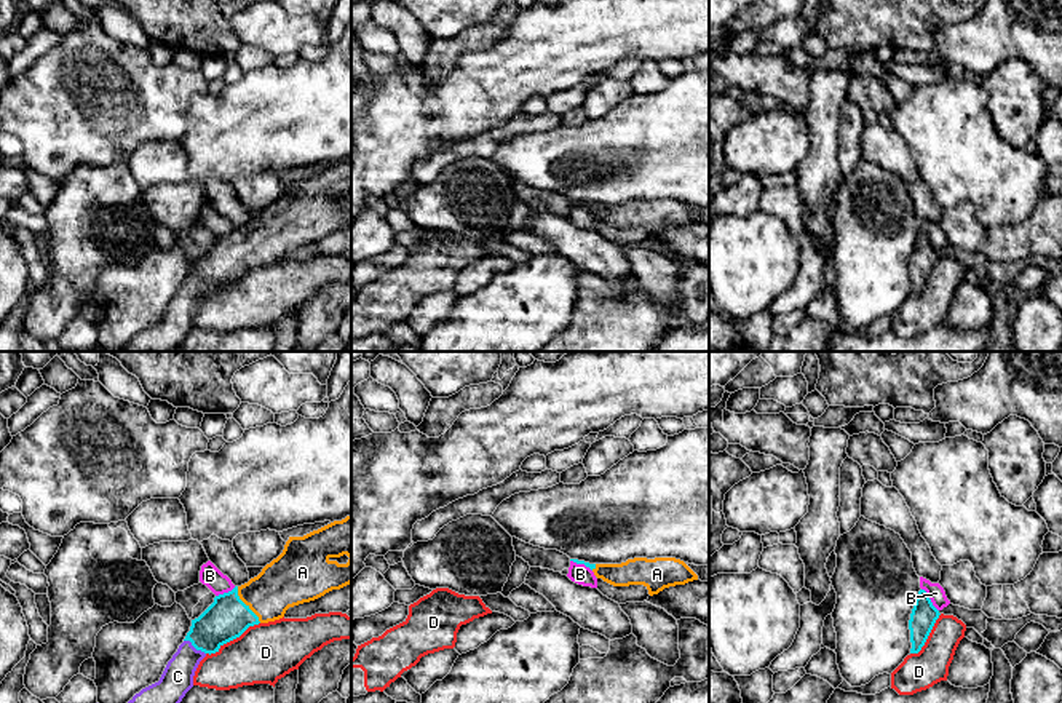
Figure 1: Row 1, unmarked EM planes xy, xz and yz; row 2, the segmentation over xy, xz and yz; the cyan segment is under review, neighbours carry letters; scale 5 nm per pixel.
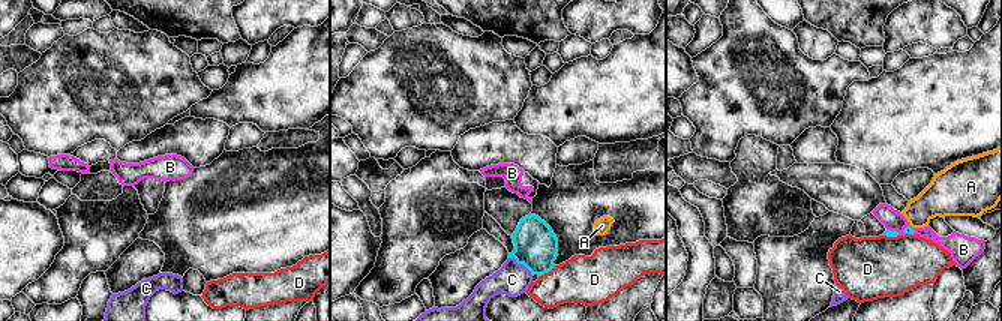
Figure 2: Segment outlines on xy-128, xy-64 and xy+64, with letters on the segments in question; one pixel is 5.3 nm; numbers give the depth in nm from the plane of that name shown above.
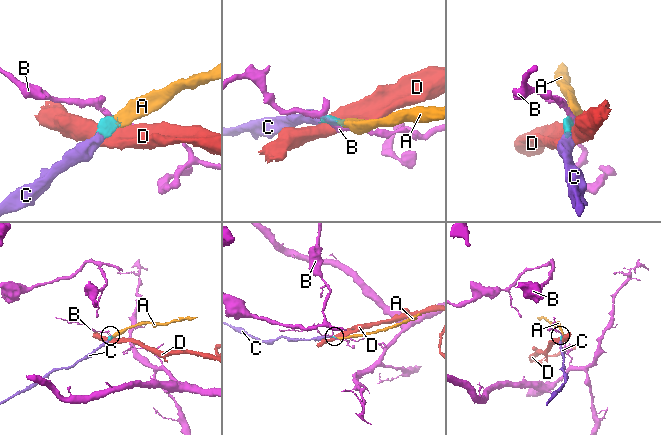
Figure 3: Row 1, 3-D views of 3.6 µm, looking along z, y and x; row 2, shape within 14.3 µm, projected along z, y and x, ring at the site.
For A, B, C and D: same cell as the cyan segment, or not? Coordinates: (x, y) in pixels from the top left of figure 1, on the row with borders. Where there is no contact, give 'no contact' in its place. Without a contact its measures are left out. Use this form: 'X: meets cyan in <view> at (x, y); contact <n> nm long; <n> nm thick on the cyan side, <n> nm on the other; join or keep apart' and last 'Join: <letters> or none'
A: meets cyan in xy at (245, 604); contact 220 nm long; 220 nm thick on the cyan side, 260 nm on the other; join
B: meets cyan in yz at (930, 599); contact 150 nm long; 130 nm thick on the cyan side, 90 nm on the other; keep apart
C: meets cyan in xy at (195, 647); contact 130 nm long; 220 nm thick on the cyan side, 160 nm on the other; join
D: meets cyan in xy at (232, 639); contact 320 nm long; 220 nm thick on the cyan side, 300 nm on the other; keep apart
Join: A, C

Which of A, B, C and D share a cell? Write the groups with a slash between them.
A C / B / D

